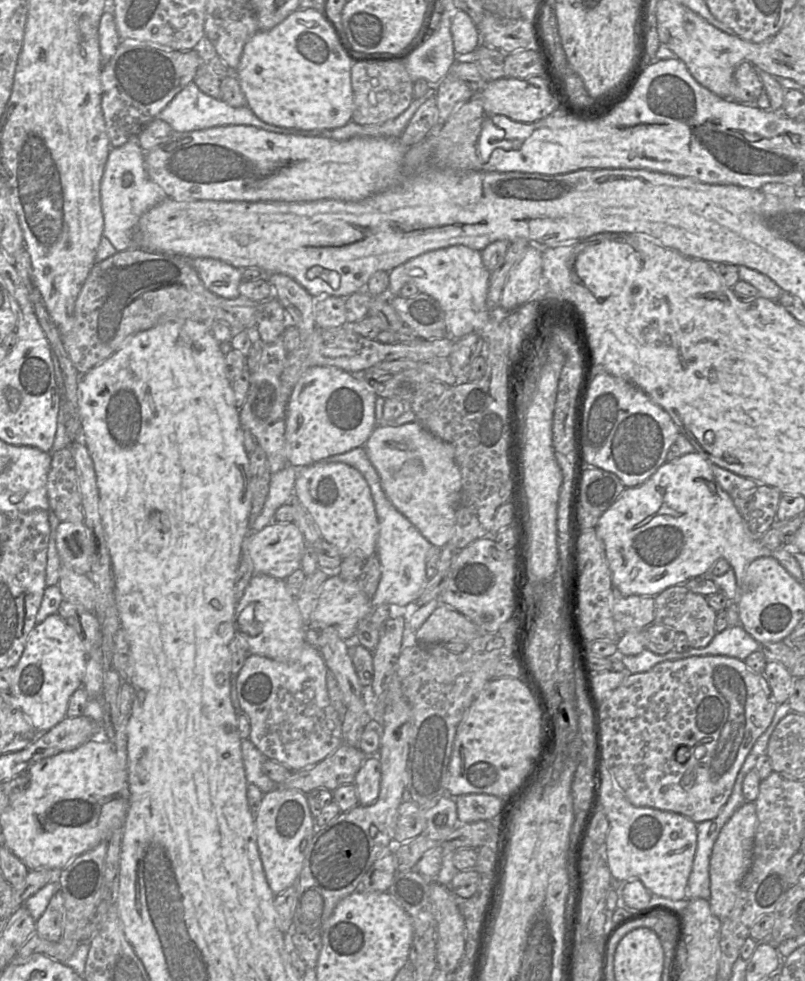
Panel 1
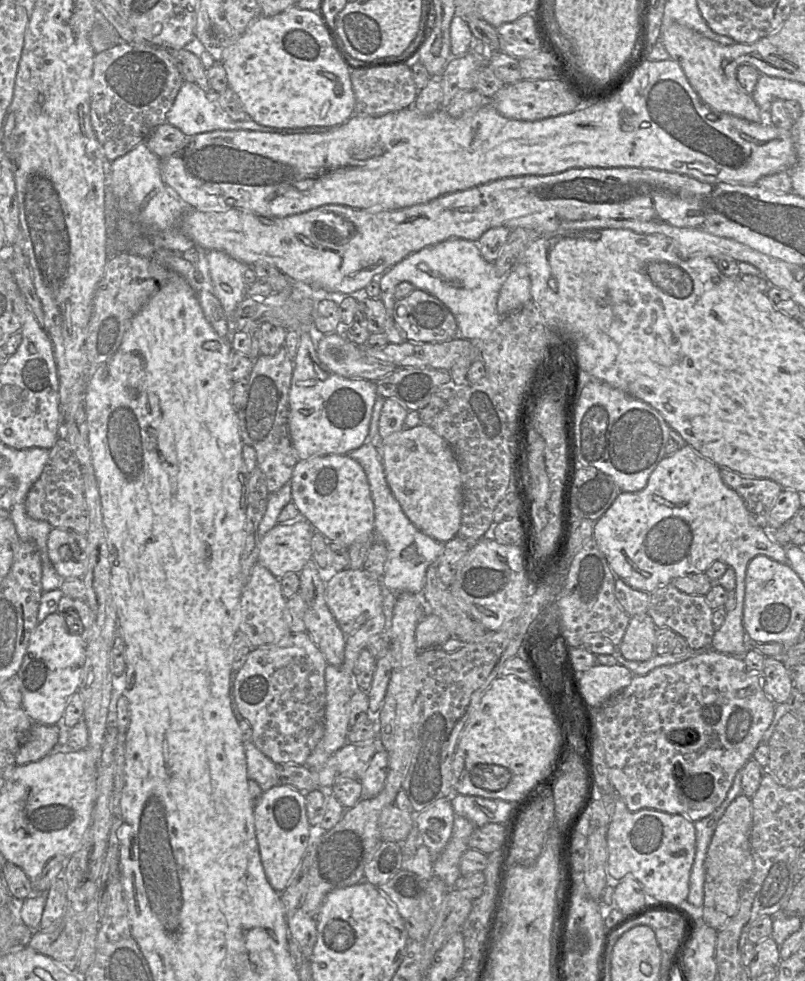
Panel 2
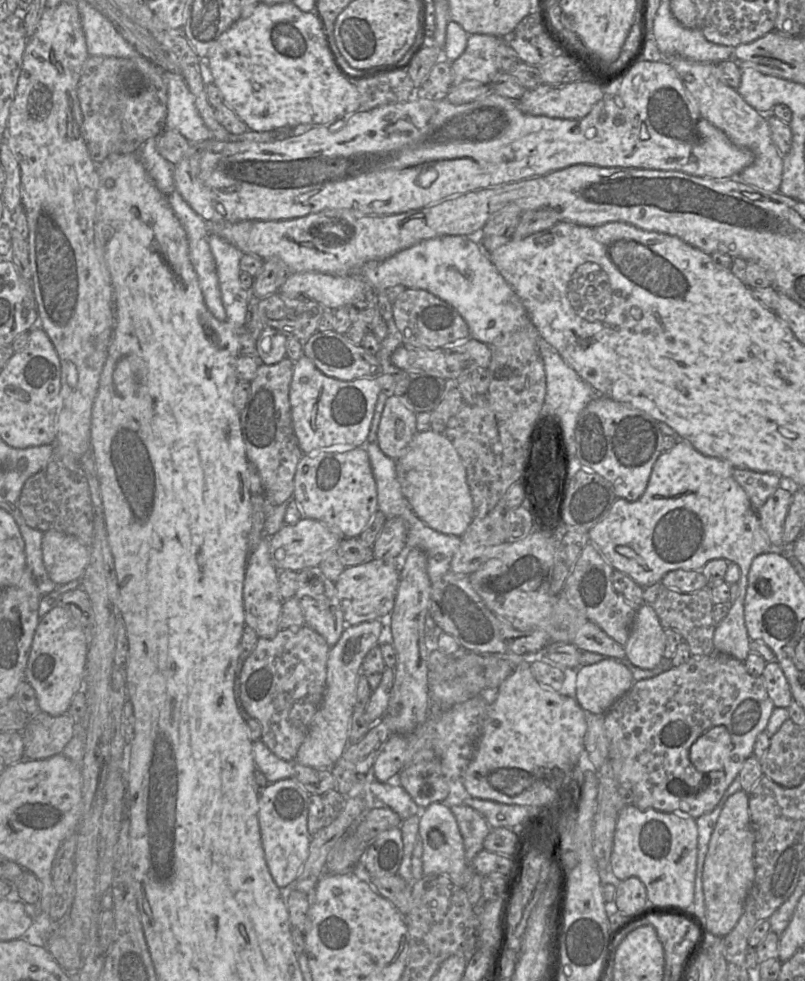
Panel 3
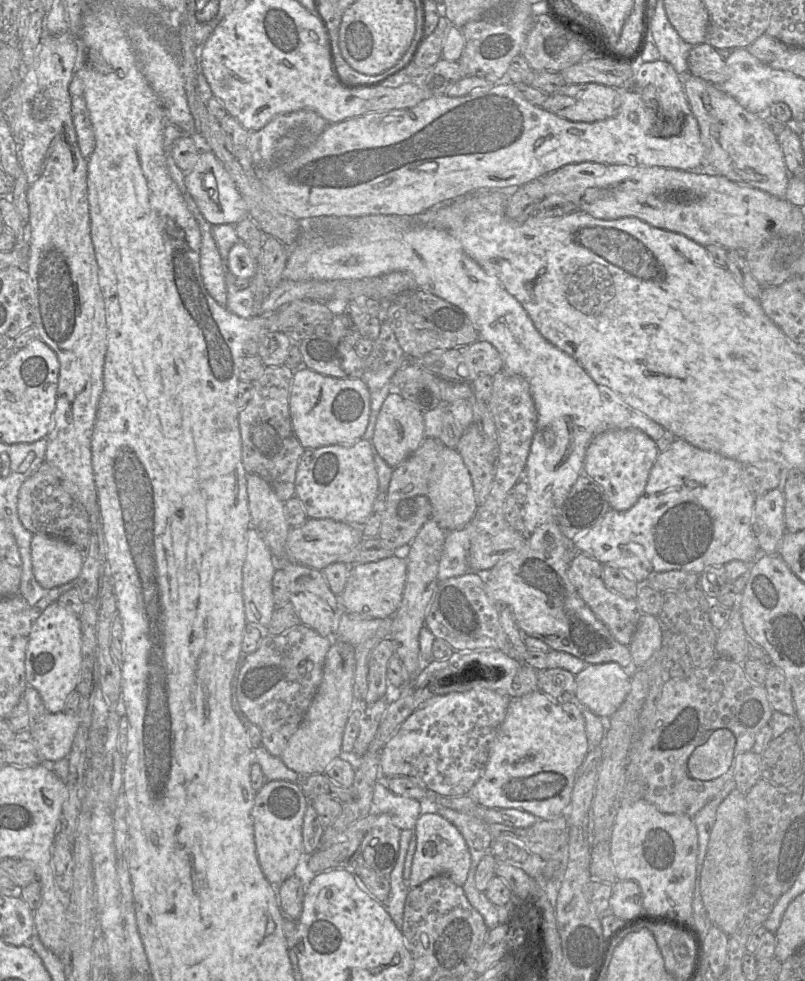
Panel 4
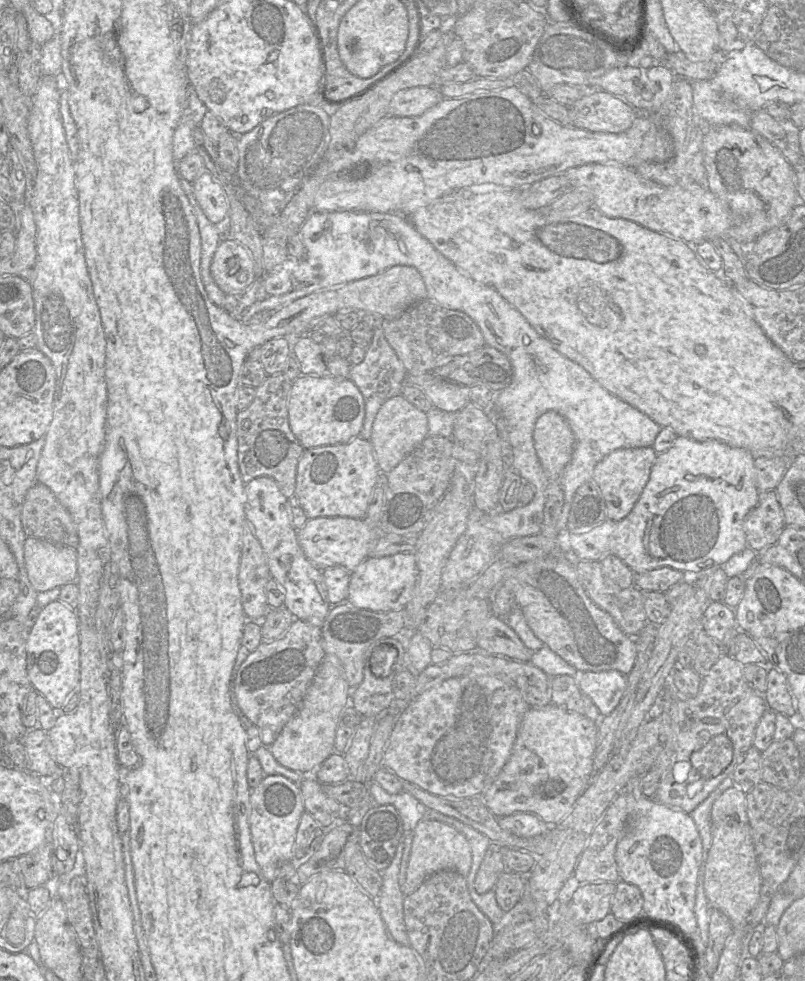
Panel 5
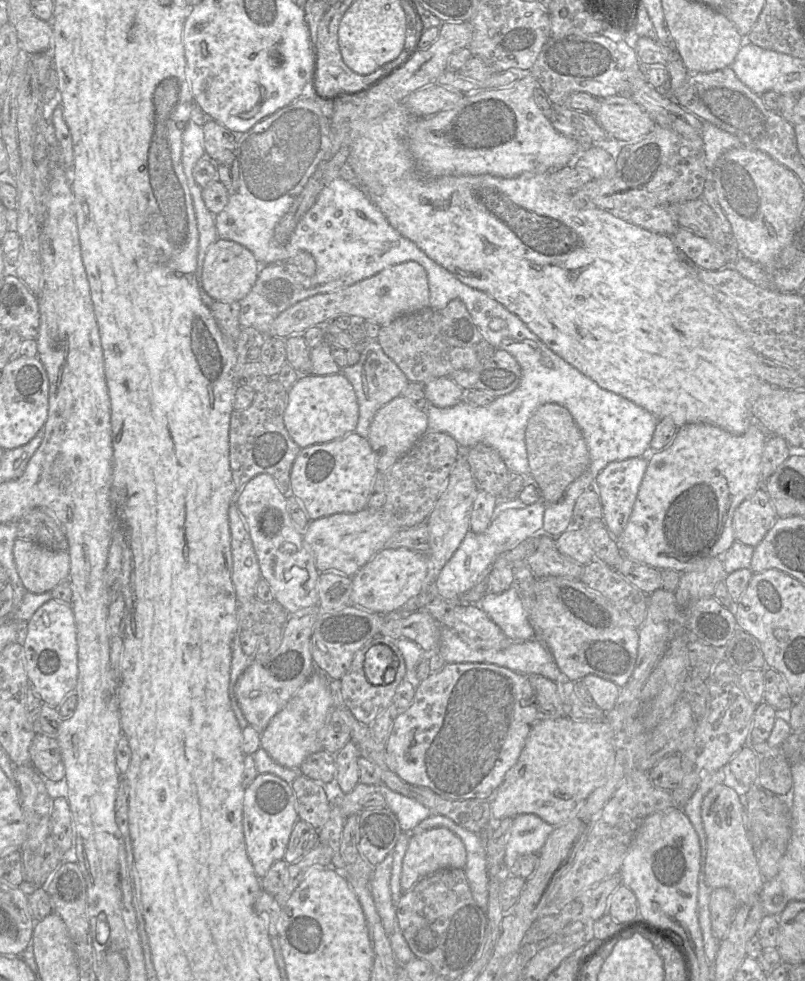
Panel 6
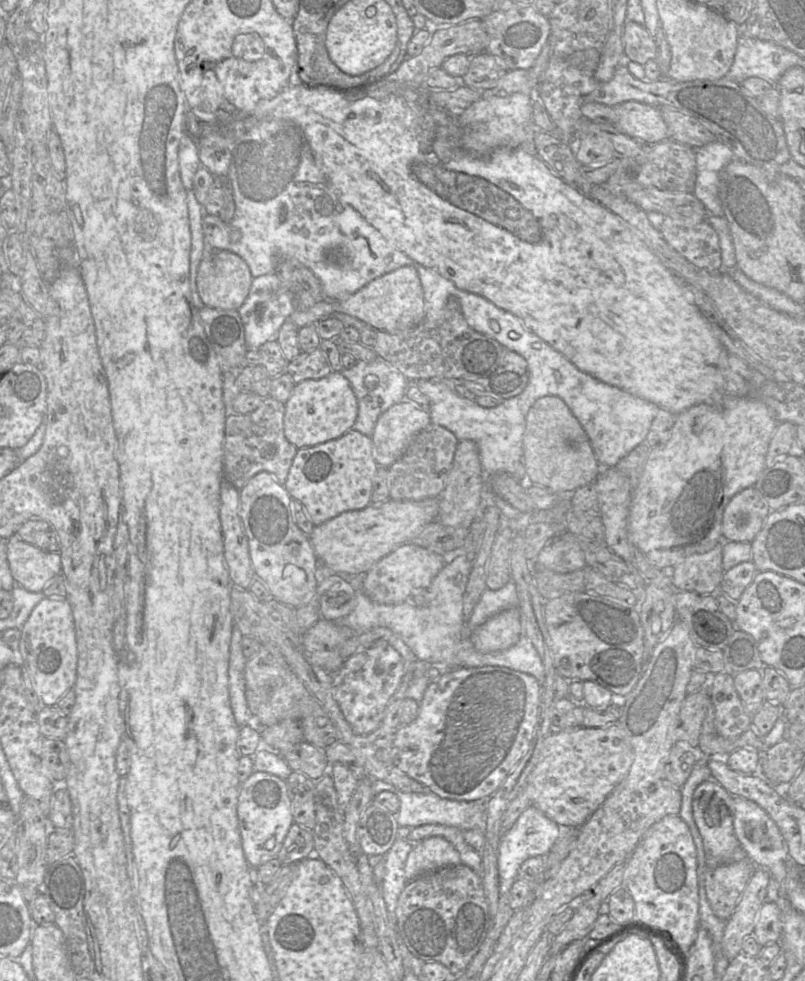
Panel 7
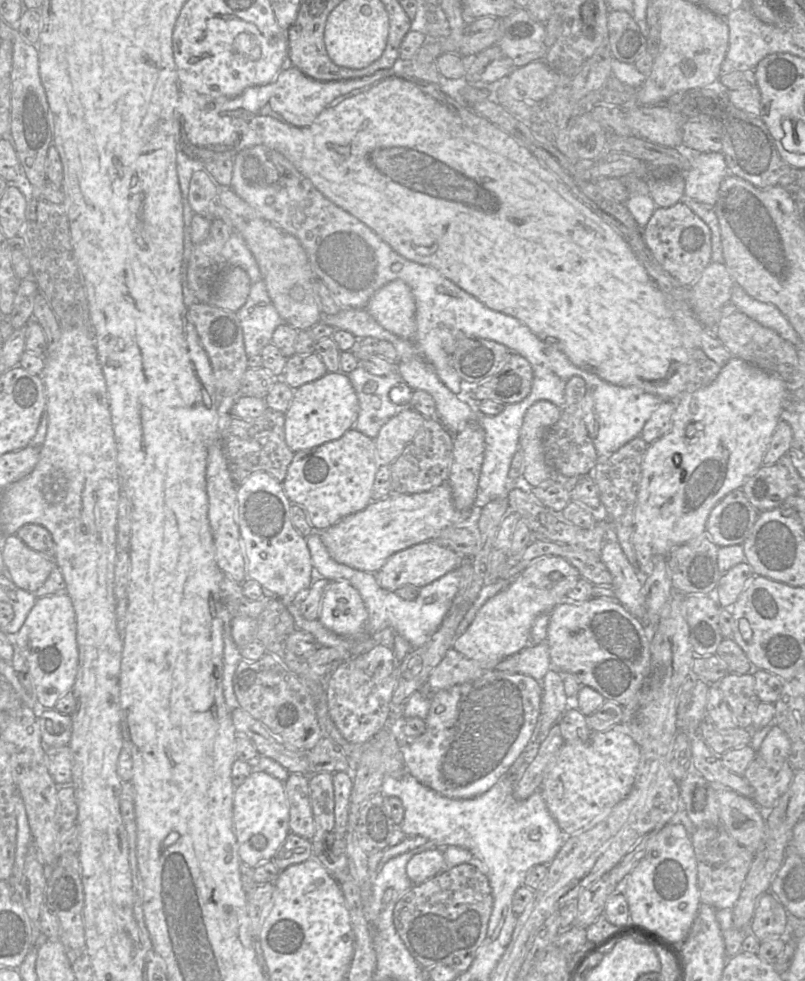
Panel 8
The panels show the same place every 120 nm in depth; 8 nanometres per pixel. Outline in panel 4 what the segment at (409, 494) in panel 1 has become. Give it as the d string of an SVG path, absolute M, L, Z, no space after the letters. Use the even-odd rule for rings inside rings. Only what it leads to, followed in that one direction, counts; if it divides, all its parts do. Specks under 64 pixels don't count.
M444 446L436 457L429 479L429 499L432 517L445 531L459 530L469 525L478 509L470 473L456 449Z

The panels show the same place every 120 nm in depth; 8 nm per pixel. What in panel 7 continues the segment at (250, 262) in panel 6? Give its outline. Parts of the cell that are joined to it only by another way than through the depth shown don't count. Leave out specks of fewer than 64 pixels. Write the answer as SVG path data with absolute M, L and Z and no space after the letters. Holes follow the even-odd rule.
M208 248L197 270L196 286L205 306L237 310L246 300L252 280L249 266L239 255L227 250Z

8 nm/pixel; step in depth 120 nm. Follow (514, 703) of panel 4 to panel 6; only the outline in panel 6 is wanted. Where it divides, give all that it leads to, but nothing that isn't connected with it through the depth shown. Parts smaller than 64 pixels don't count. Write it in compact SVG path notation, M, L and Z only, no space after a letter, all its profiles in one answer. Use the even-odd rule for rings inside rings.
M539 718L516 764L490 799L492 819L535 814L553 827L568 821L612 769L616 734L605 721Z

